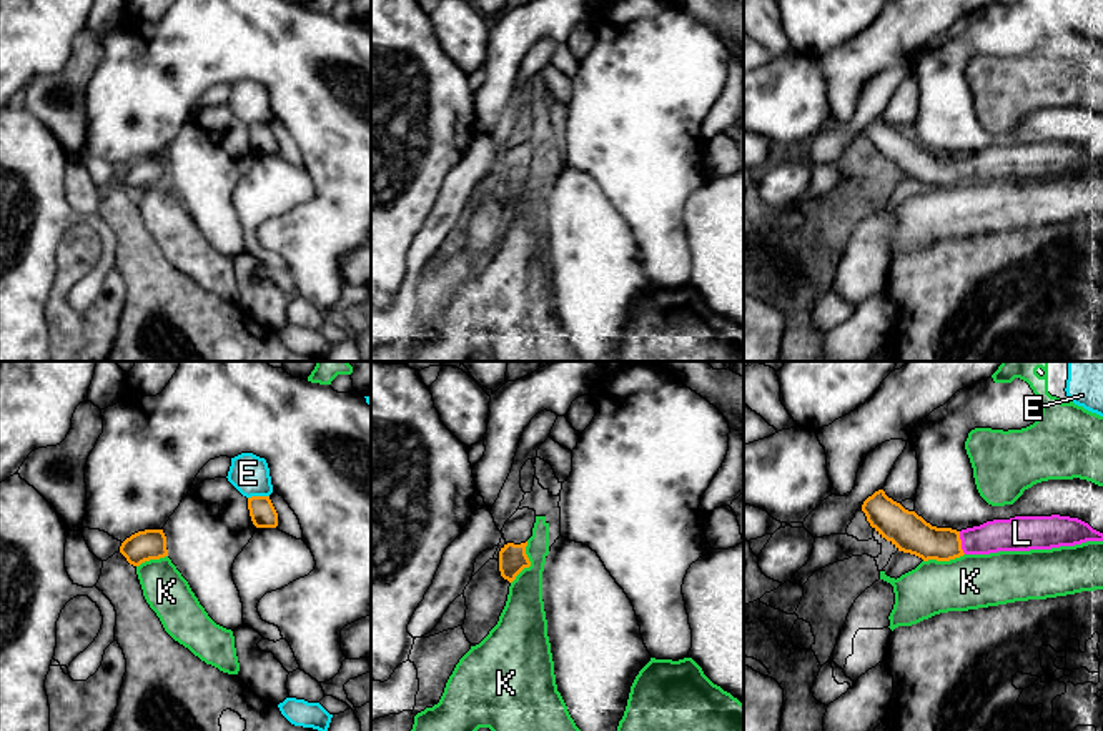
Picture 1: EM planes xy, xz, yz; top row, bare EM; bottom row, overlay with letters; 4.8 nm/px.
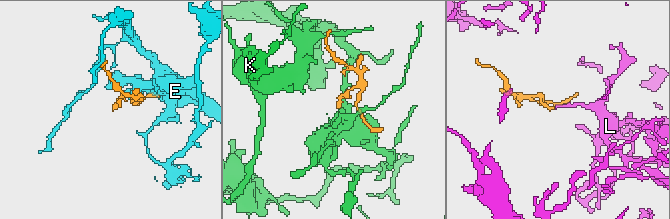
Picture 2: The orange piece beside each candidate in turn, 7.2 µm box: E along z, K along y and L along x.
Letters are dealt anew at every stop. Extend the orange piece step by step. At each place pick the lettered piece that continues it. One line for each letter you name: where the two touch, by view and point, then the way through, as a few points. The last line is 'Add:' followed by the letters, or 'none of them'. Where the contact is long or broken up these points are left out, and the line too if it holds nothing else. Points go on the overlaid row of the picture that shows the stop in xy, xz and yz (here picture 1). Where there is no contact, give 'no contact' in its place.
L: yz (960, 543) | across yz (910, 533), (930, 543), (960, 543), (1000, 535)
Add: L

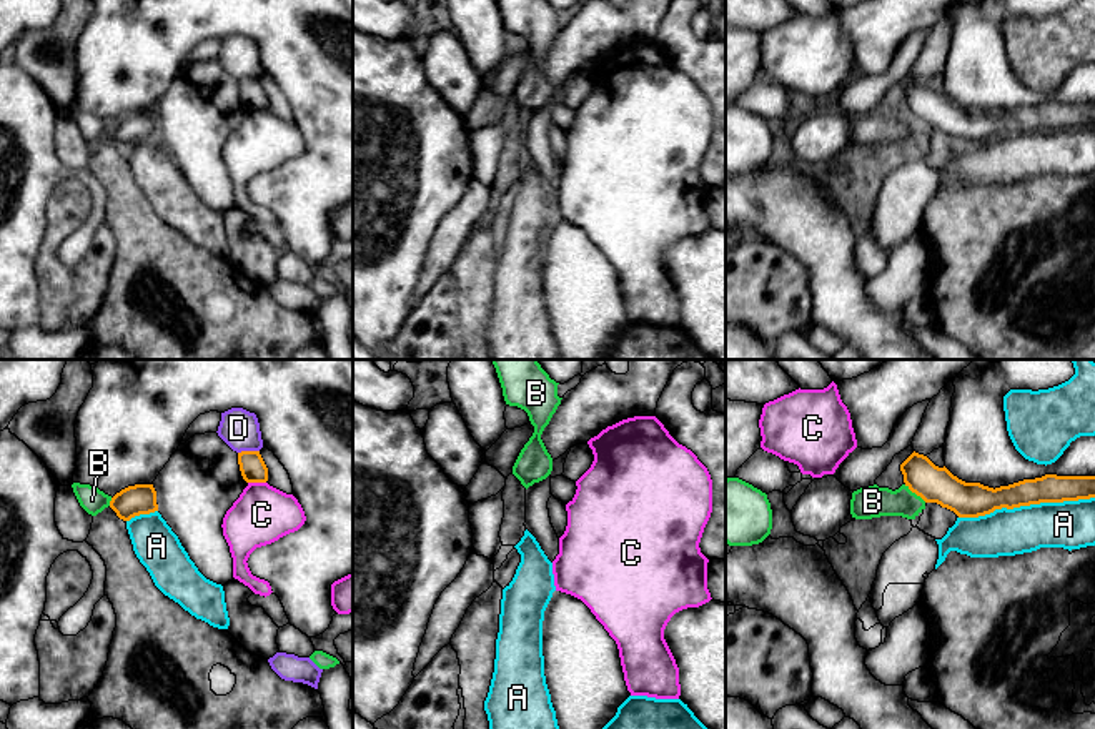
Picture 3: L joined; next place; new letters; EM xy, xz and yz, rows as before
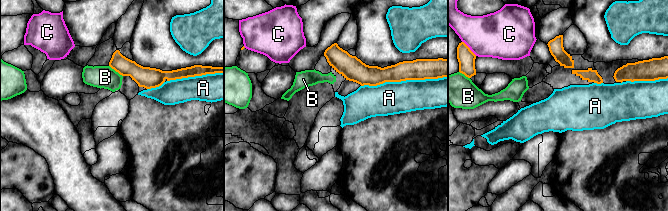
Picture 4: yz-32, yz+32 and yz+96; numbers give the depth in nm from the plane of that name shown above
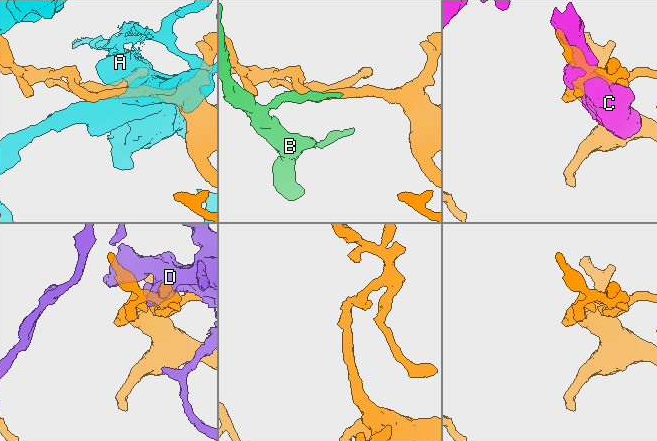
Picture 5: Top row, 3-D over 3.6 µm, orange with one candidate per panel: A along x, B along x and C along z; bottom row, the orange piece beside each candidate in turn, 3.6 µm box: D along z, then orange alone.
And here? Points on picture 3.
Add: none of them

